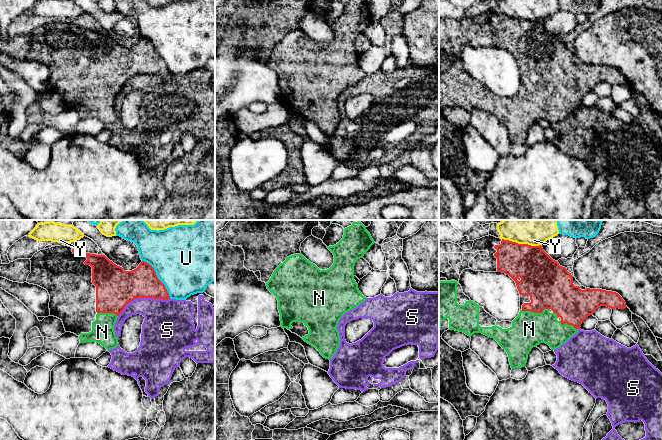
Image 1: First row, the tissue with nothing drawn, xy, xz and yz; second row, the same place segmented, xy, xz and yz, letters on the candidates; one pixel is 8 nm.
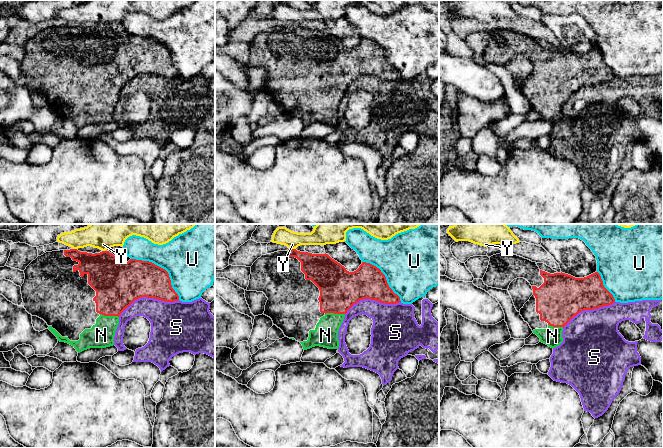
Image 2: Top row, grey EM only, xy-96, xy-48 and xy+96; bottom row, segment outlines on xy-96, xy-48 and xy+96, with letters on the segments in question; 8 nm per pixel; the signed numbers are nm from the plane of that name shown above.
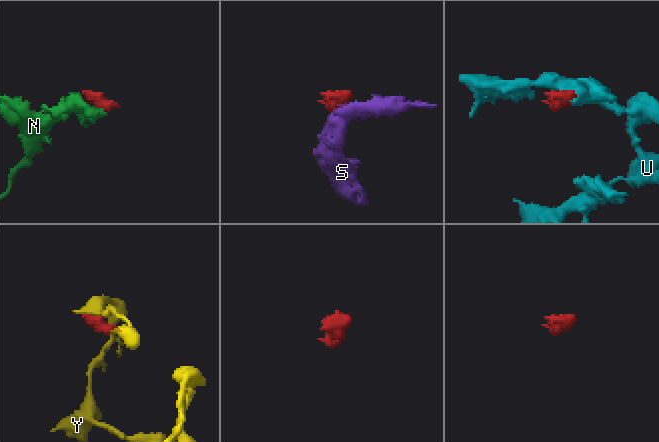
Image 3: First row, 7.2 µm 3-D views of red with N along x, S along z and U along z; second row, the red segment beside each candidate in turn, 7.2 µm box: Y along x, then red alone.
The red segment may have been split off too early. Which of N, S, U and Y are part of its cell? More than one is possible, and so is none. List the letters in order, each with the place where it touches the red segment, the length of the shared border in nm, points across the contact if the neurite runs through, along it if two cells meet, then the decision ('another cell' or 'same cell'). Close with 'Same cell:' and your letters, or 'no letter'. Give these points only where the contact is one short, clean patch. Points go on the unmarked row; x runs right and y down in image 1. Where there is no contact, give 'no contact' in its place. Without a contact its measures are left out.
N: yz (535, 88) | 240 nm | same cell
S: xy (142, 73) | 440 nm | another cell
U: xy (157, 54) | 380 nm | another cell
Y: yz (521, 20) | 320 nm | another cell
Same cell: N

